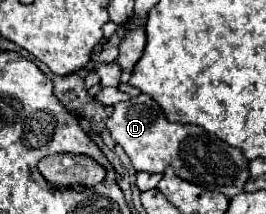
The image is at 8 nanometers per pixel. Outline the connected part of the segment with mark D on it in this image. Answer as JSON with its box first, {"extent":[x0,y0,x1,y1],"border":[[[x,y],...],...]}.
{"extent":[106,94,250,198],"border":[[[138,94],[128,102],[114,106],[114,114],[106,120],[106,126],[138,172],[144,170],[150,174],[164,174],[166,166],[172,166],[182,180],[198,184],[210,192],[222,192],[228,198],[244,192],[244,184],[250,178],[248,160],[238,148],[228,146],[202,126],[168,122],[162,108],[146,94]]]}

